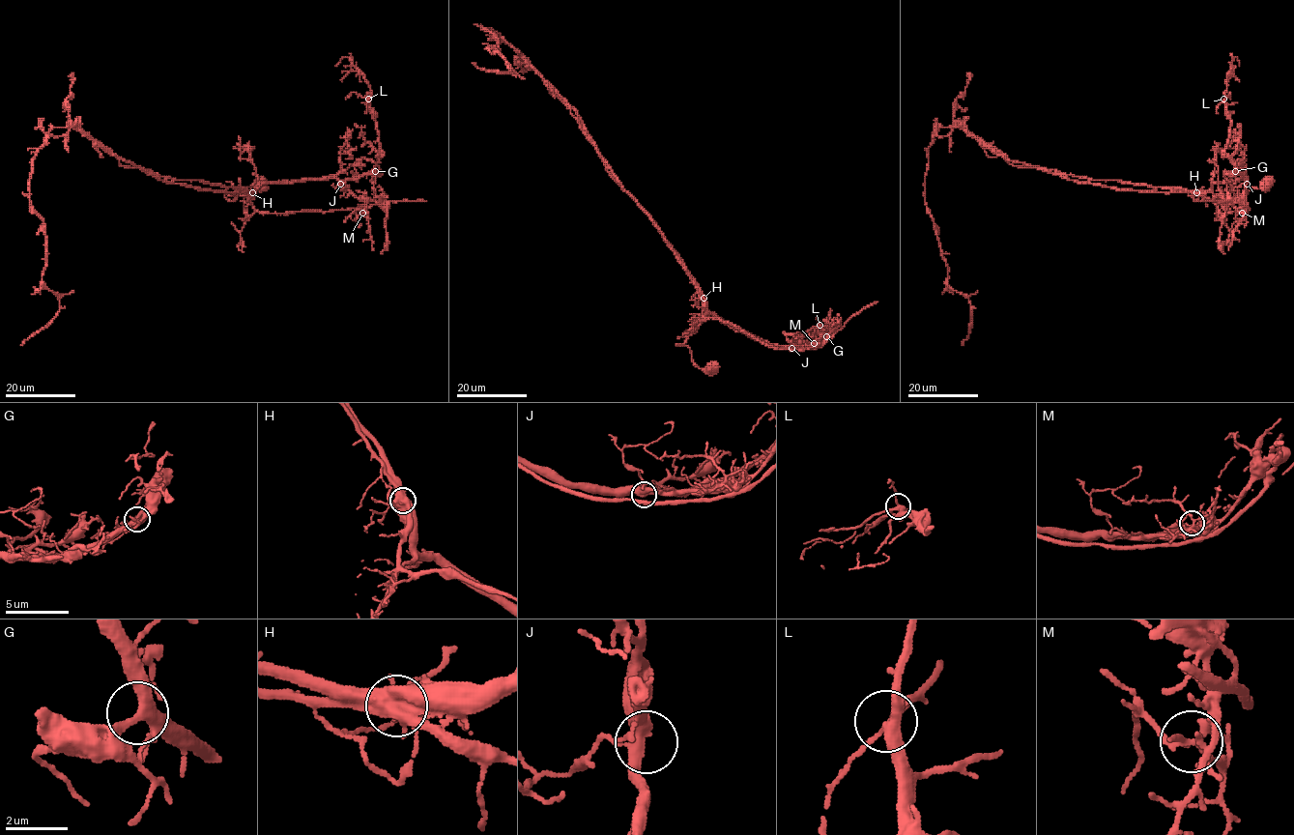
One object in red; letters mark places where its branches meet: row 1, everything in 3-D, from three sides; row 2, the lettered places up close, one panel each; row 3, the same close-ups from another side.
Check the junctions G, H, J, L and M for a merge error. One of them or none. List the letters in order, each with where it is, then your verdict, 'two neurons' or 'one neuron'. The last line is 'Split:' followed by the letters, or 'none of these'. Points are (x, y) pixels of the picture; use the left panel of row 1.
G: place (375, 171); one neuron
H: place (252, 192); two neurons
J: place (340, 184); one neuron
L: place (368, 99); one neuron
M: place (362, 213); one neuron
Split: H

